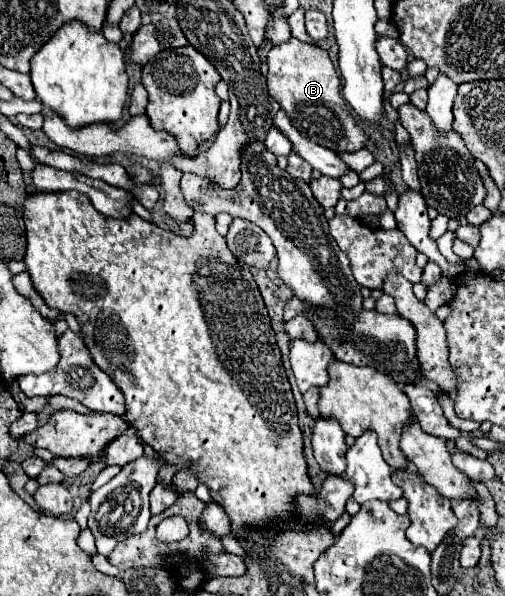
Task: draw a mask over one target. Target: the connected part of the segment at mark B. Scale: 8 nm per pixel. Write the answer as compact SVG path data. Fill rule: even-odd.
M295 37L275 45L267 53L269 75L267 89L271 97L281 105L281 109L291 119L293 127L307 139L329 147L333 151L357 151L365 147L365 133L351 117L351 111L341 97L339 77L325 49L303 43Z

